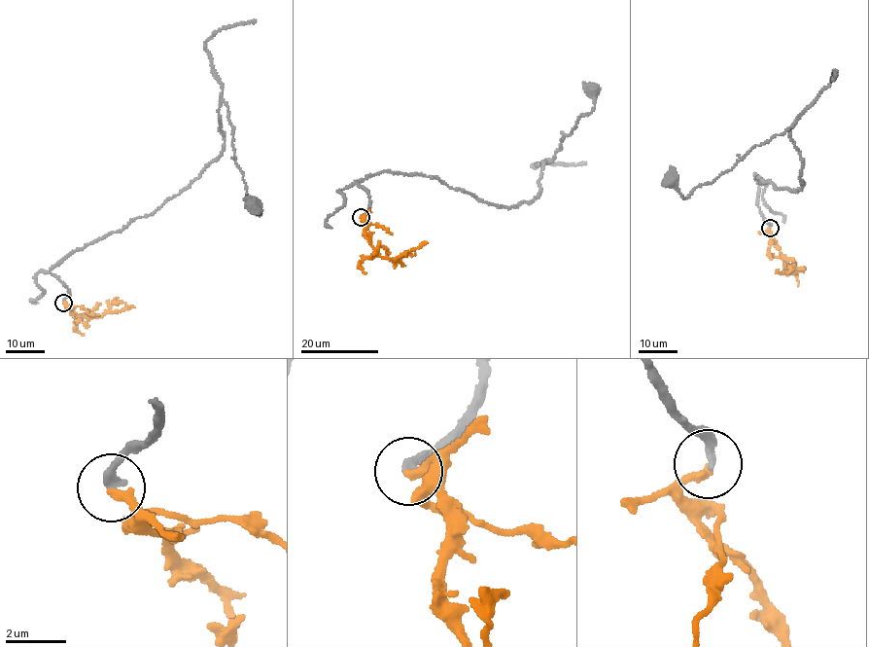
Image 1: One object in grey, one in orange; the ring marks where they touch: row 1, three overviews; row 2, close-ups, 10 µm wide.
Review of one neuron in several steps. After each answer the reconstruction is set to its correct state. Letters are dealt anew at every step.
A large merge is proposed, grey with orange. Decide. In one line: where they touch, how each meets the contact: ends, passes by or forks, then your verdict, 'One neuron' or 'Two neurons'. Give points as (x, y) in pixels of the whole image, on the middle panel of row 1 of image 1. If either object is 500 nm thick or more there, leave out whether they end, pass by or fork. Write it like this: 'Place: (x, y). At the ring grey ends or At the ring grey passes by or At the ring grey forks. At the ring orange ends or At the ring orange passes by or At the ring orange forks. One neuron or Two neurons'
Place: (361, 217). At the ring grey ends. At the ring orange ends. One neuron

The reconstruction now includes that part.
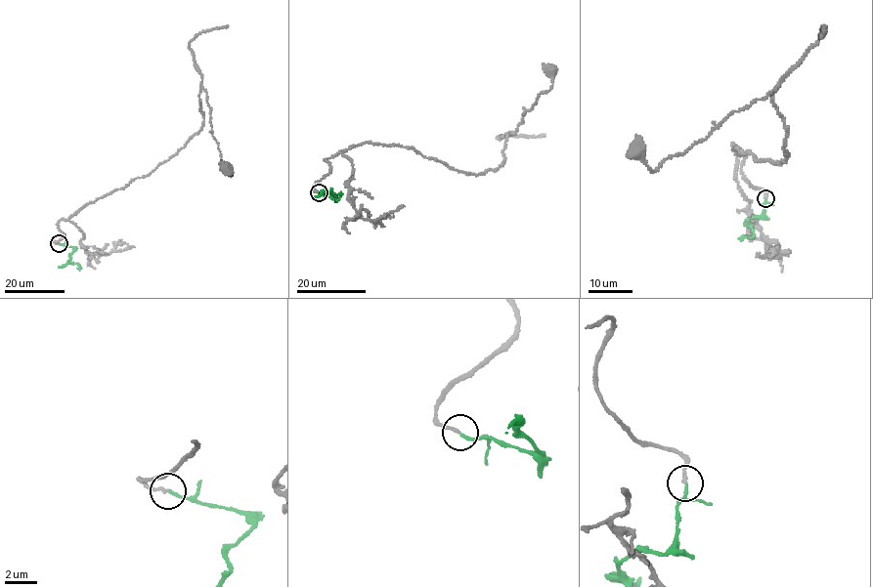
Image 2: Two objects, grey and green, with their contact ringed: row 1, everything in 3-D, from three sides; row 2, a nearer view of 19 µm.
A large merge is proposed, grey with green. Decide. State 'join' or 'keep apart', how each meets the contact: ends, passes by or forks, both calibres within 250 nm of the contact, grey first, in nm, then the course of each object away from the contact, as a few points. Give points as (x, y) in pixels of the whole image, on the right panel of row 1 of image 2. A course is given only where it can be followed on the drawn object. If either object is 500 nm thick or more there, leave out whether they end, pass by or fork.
join | grey ends | green ends | 190/190 nm | grey via (765, 198), (731, 145), (756, 161), (785, 160), (778, 84), (656, 170), (635, 149) | green via (765, 199), (763, 215), (748, 220), (753, 235), (744, 237)

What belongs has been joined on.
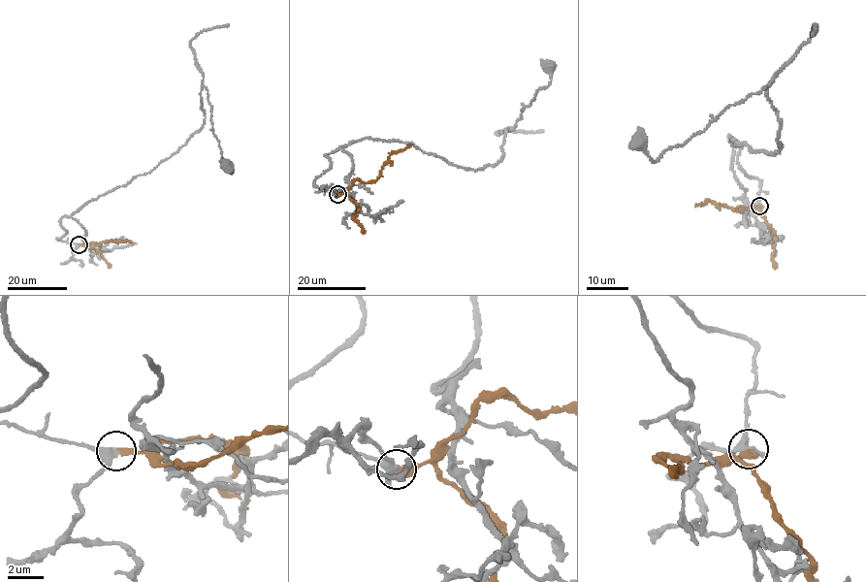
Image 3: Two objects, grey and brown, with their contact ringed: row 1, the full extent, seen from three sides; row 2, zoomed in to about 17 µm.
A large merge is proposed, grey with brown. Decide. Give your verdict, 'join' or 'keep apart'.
keep apart

